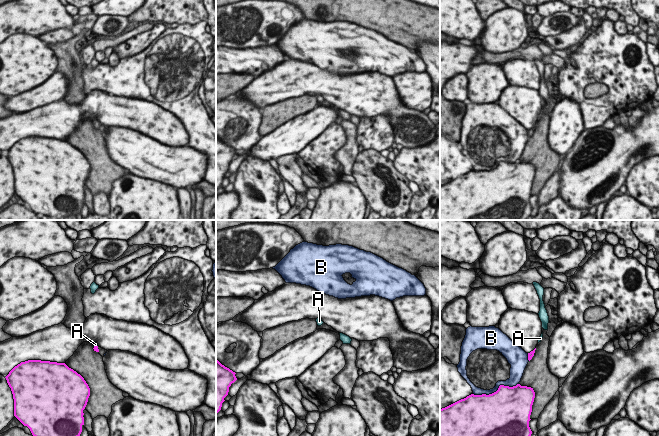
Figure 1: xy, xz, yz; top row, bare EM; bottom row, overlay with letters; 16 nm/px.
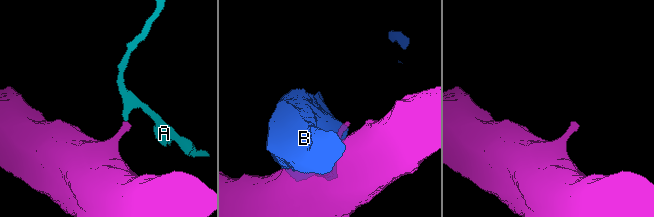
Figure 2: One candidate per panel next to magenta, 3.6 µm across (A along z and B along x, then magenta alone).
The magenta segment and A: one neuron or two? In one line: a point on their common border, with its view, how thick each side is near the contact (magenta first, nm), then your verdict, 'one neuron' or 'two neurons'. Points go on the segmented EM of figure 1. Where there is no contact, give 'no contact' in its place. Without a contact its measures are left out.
contact xy (96, 346); calibres 70 and 60 nm; one neuron

